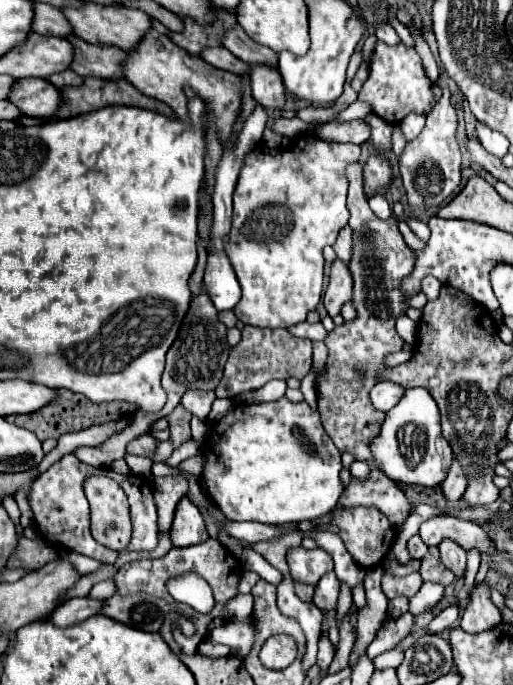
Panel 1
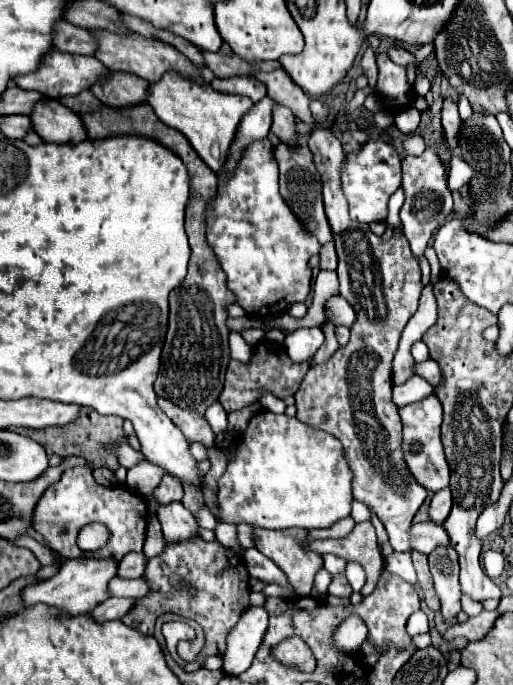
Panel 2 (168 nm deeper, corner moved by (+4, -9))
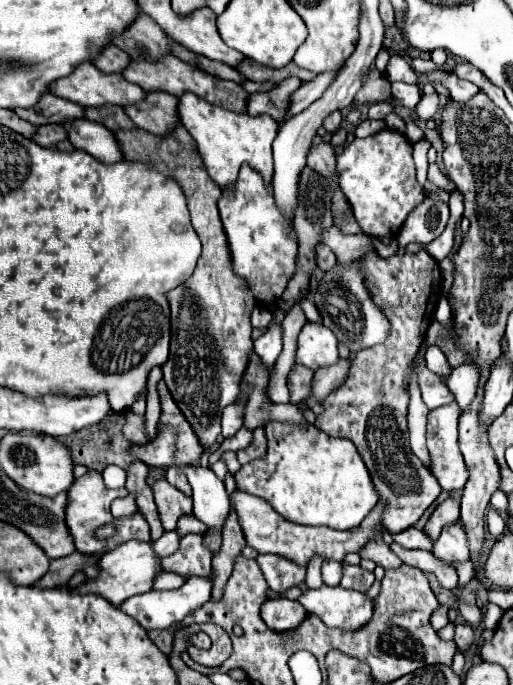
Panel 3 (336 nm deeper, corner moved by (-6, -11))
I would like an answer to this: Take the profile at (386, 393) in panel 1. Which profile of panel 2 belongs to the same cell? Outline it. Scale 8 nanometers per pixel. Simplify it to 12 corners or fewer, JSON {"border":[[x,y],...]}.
{"border":[[420,376],[394,386],[394,404],[406,406],[430,396],[434,388]]}

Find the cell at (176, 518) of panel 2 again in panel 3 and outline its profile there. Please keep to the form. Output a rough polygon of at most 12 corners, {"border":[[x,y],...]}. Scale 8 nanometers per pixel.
{"border":[[164,476],[152,492],[164,530],[192,514],[192,498]]}

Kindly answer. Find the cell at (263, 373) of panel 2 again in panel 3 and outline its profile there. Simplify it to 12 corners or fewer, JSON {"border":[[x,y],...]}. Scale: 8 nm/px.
{"border":[[294,364],[288,374],[290,404],[312,394],[314,372]]}

